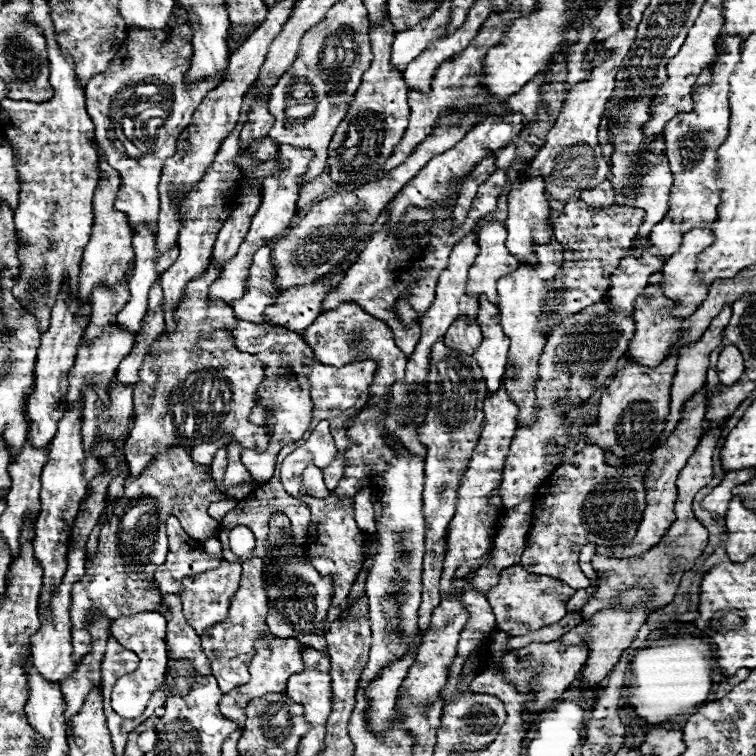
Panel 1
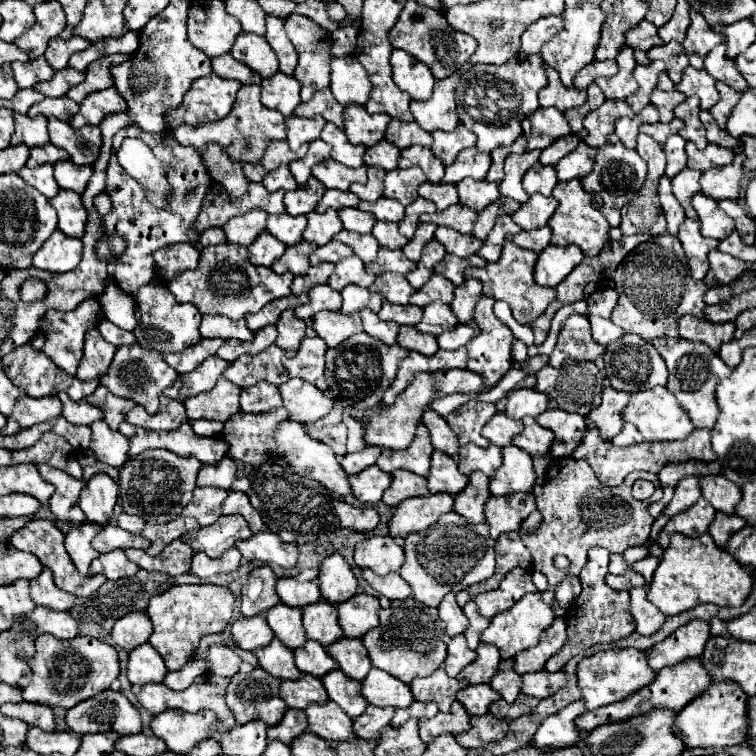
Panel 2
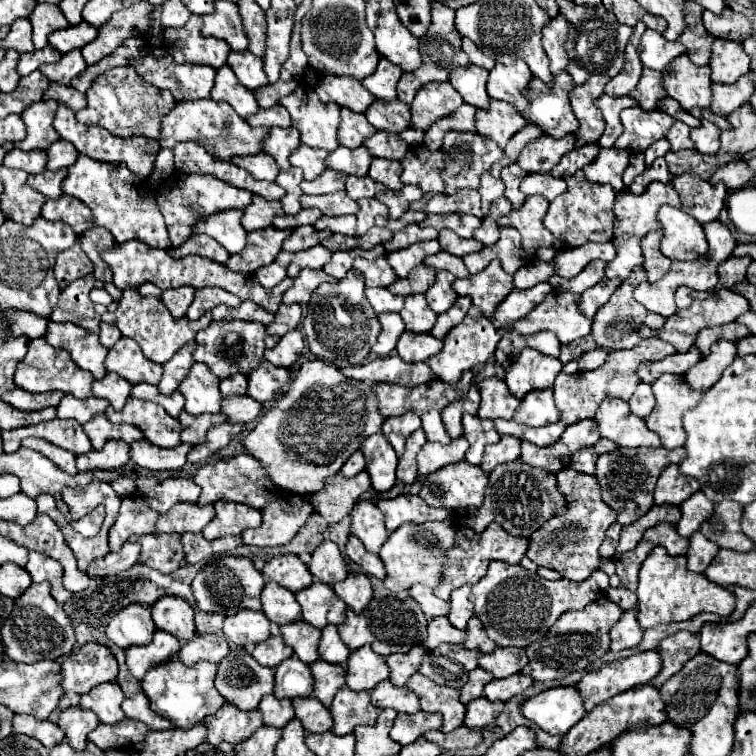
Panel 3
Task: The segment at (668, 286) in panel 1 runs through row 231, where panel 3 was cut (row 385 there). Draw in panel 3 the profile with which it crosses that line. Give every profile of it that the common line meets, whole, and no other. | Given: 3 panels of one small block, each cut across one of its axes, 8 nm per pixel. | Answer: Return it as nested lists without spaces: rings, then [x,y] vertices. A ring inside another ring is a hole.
[[[720,340],[712,346],[712,352],[708,356],[704,356],[696,366],[692,366],[684,374],[684,378],[696,390],[710,388],[720,380],[722,372],[732,364],[734,358],[736,358],[736,344],[730,340]]]

